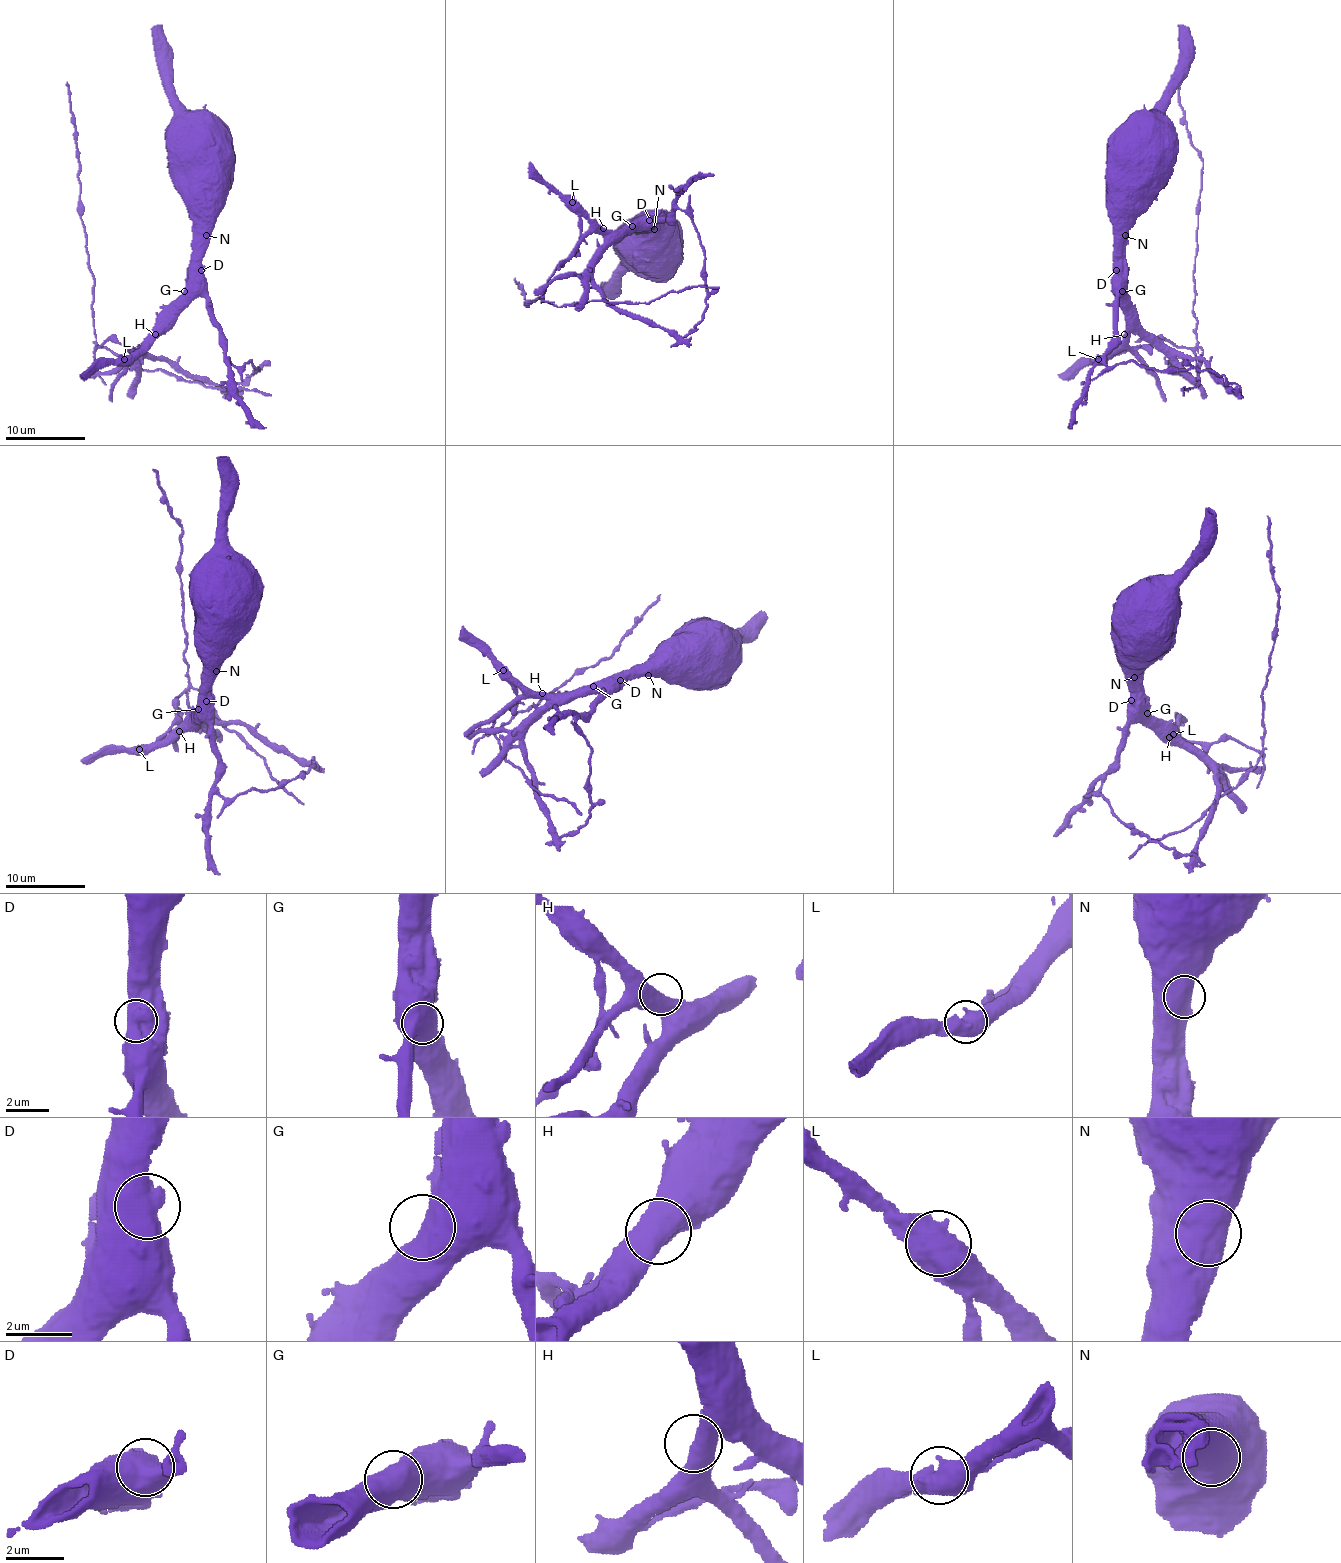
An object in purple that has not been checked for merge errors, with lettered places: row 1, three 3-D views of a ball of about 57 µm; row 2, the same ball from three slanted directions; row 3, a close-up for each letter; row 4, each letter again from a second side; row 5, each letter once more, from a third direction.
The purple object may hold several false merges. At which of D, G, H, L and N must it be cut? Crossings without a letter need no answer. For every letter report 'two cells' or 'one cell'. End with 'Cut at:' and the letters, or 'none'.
D: one cell
G: one cell
H: one cell
L: one cell
N: one cell
Cut at: none

